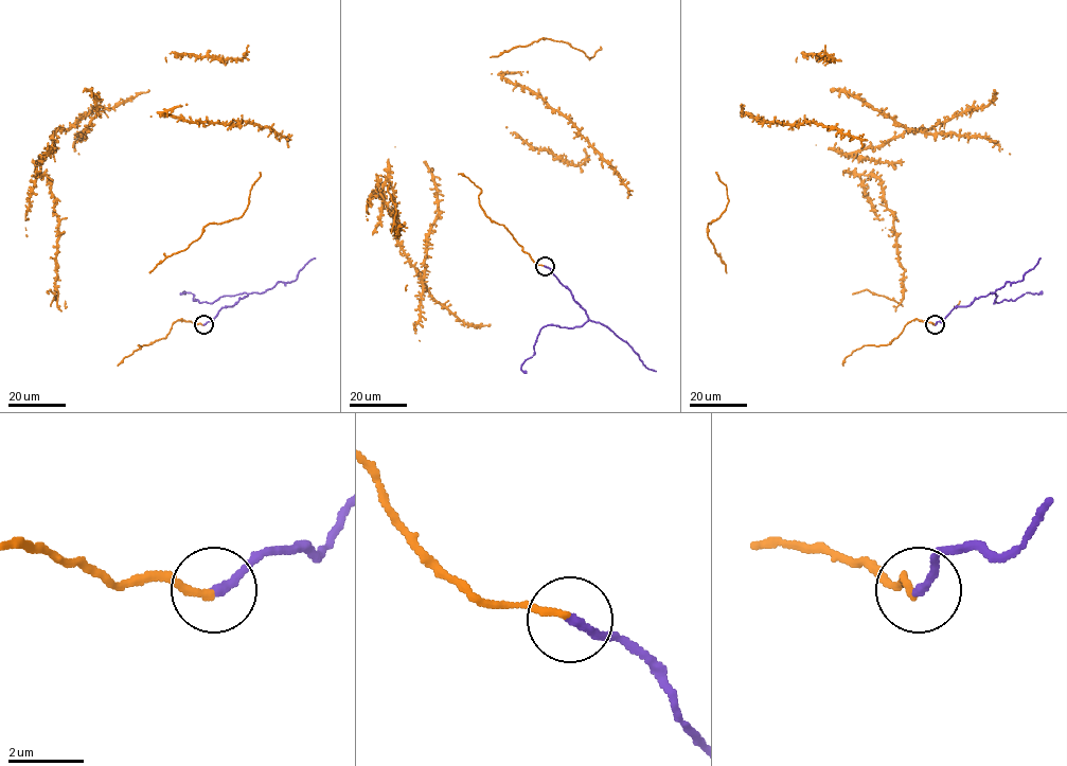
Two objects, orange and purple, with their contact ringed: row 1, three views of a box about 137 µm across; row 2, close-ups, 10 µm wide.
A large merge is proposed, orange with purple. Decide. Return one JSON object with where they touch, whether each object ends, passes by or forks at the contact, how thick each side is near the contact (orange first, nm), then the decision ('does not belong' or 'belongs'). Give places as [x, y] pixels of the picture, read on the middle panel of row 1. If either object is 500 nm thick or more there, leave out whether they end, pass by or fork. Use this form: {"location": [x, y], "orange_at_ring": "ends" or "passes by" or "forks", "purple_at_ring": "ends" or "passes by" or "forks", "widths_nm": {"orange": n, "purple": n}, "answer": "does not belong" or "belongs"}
{"location": [545, 266], "orange_at_ring": "ends", "purple_at_ring": "ends", "widths_nm": {"orange": 200, "purple": 220}, "answer": "belongs"}

